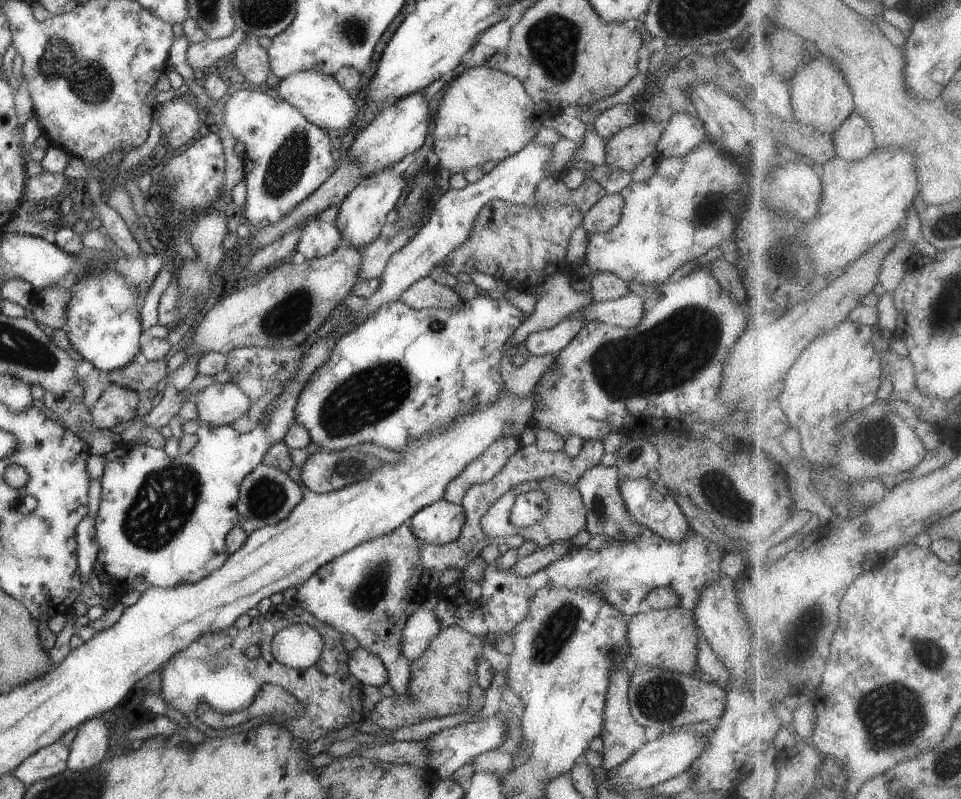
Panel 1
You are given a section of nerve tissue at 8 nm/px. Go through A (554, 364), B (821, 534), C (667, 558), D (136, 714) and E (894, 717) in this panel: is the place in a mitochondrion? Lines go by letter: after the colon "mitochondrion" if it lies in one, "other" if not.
A: other
B: other
C: other
D: mitochondrion
E: mitochondrion

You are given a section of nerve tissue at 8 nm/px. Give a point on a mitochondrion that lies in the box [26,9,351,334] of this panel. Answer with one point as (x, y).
(62, 62)

